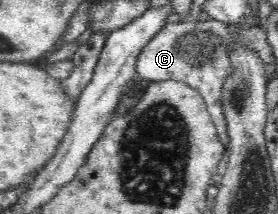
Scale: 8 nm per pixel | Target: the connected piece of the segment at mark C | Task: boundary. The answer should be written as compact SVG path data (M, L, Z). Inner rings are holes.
M221 20L165 22L146 41L135 60L137 75L147 81L181 81L199 90L225 145L228 141L226 141L227 136L225 136L220 87L225 76L230 72L229 62L225 55L227 44L228 35L226 35L225 24Z

